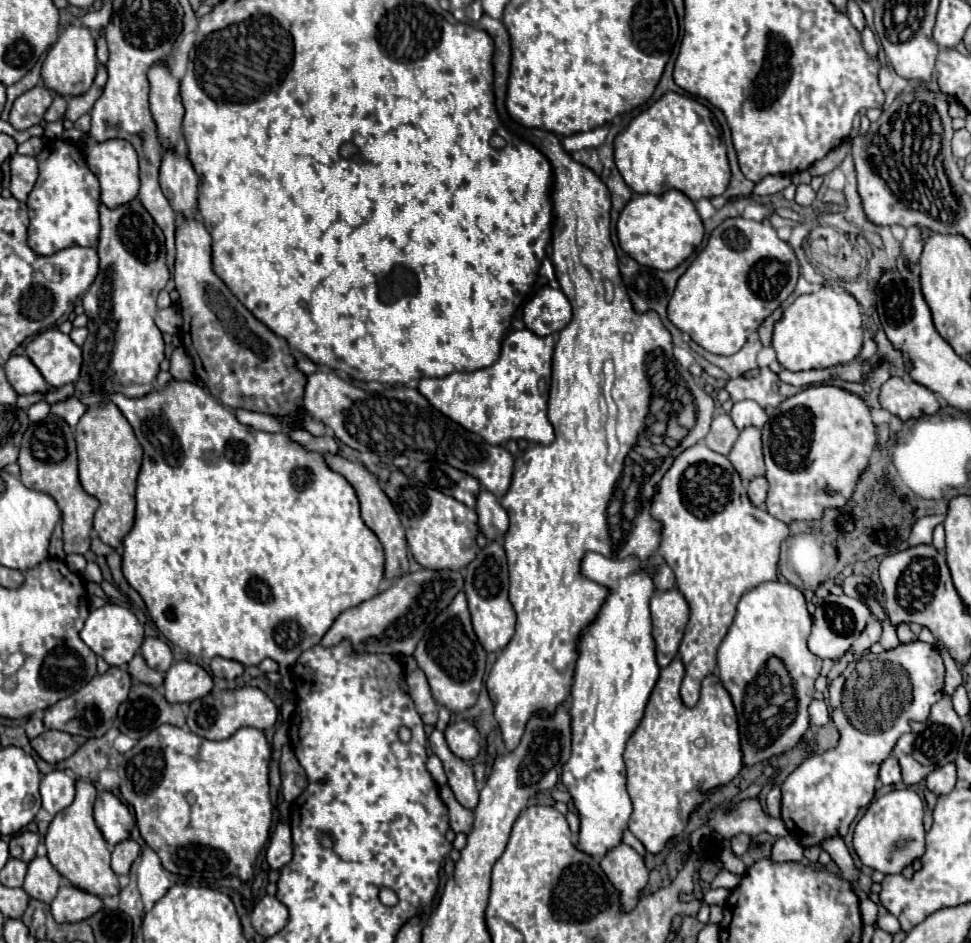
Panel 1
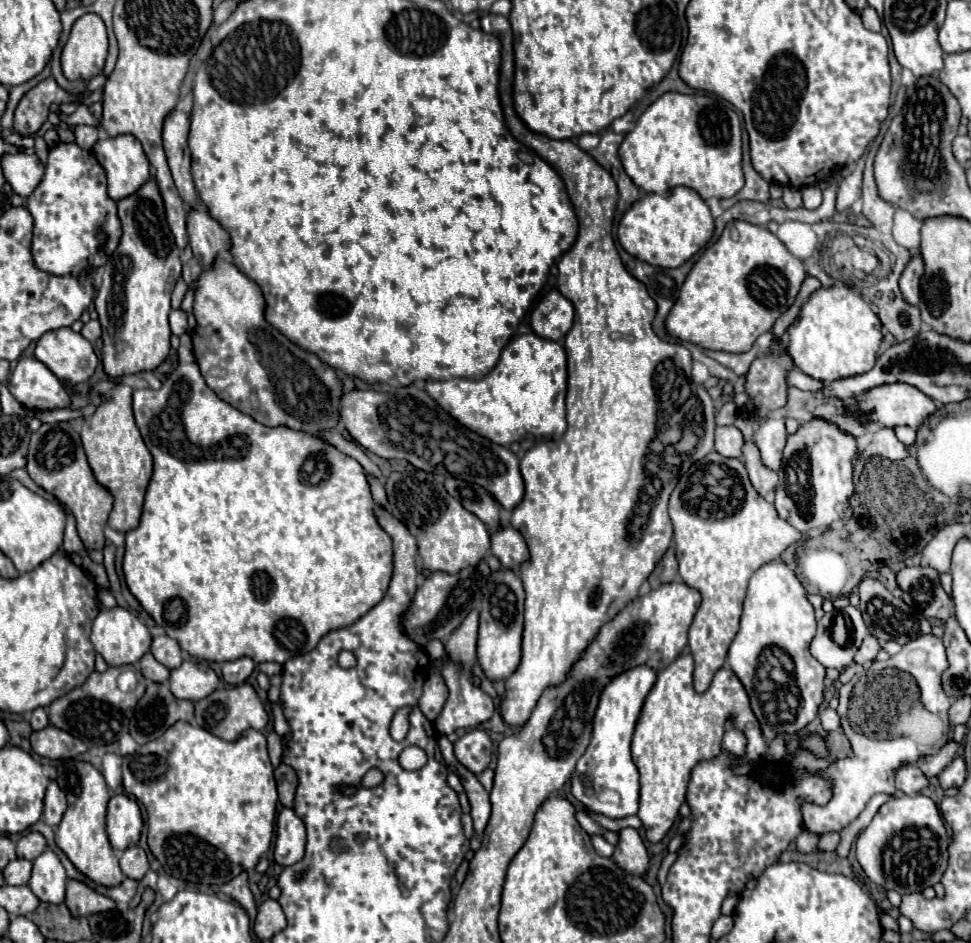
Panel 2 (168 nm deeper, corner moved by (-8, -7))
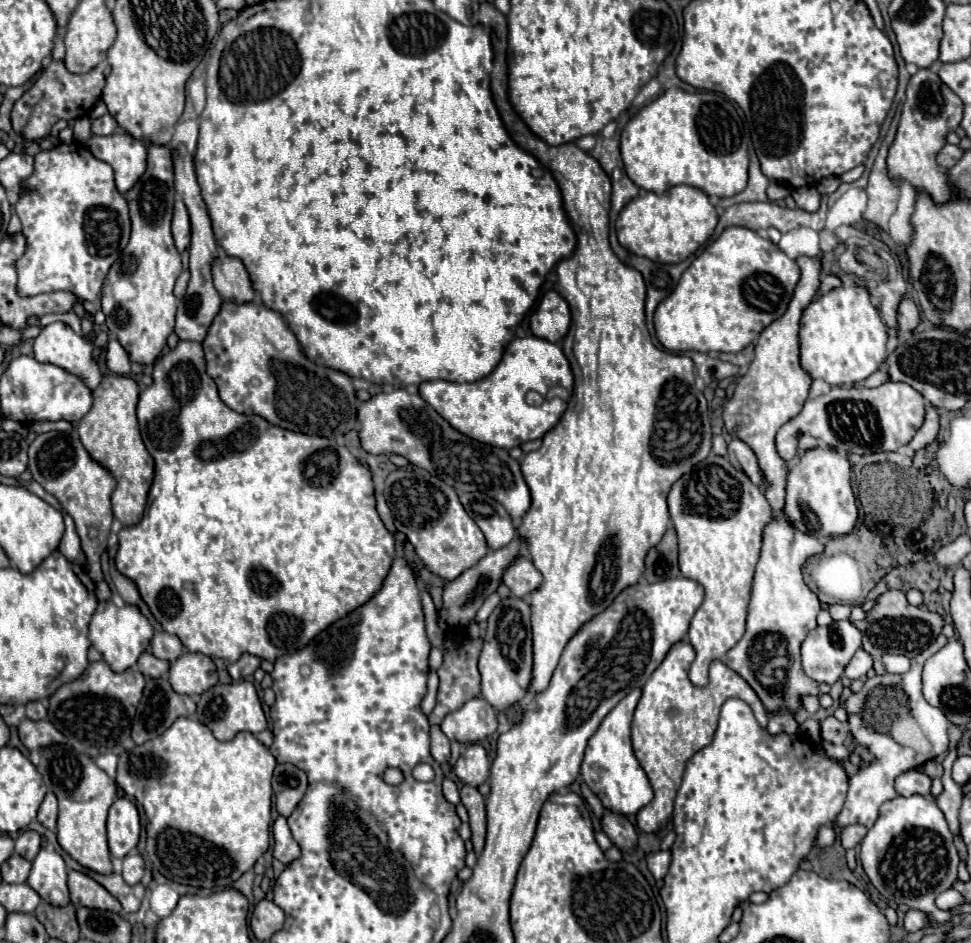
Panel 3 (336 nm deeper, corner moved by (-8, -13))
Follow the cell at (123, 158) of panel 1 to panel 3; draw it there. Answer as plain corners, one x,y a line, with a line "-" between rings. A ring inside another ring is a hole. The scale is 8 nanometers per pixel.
126,131
112,133
106,137
92,135
86,143
96,159
106,161
114,169
116,187
120,193
126,193
146,169
146,145

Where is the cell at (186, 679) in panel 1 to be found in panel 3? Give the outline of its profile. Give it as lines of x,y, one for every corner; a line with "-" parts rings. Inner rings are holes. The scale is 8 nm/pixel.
184,653
170,665
170,685
180,695
202,695
216,683
216,665
208,655

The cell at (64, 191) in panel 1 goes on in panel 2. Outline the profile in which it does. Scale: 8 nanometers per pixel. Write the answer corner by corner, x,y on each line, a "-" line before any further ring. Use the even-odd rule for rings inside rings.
56,143
46,161
46,173
40,185
32,191
26,203
30,215
34,217
34,239
32,239
32,257
38,269
54,275
78,275
86,269
98,269
108,261
108,257
118,247
122,227
116,215
116,201
106,193
106,175
96,157
90,151
80,149
76,143

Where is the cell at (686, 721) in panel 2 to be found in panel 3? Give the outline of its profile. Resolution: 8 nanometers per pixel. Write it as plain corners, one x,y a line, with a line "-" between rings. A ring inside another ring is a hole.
686,639
674,643
672,649
668,651
666,659
644,683
642,697
638,701
638,707
636,707
636,713
632,719
634,755
640,761
642,769
646,771
646,775
652,783
652,789
654,789
654,799
646,807
642,807
636,815
638,827
646,833
654,833
662,825
668,823
668,819
672,815
676,793
682,783
686,761
696,751
700,751
702,747
712,743
712,737
714,737
714,731
718,725
718,713
726,699
738,697
738,699
746,701
752,707
758,723
762,727
766,727
766,723
768,723
768,713
764,711
764,705
760,703
758,695
752,691
752,687
748,687
748,683
740,675
736,675
736,671
726,667
722,661
716,659
710,663
708,685
704,685
704,687
692,685
688,679
688,667
690,667
692,659
694,659
694,651

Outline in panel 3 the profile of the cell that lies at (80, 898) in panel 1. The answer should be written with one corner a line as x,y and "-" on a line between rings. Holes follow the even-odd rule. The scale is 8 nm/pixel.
68,871
68,889
70,889
70,899
74,905
104,909
114,913
122,911
120,901
82,871

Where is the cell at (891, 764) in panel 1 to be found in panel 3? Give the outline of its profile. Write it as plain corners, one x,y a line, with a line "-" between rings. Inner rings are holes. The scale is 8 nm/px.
916,769
906,771
896,777
896,793
904,795
904,797
910,797
910,795
926,797
926,795
930,795
930,785
932,785
932,779

